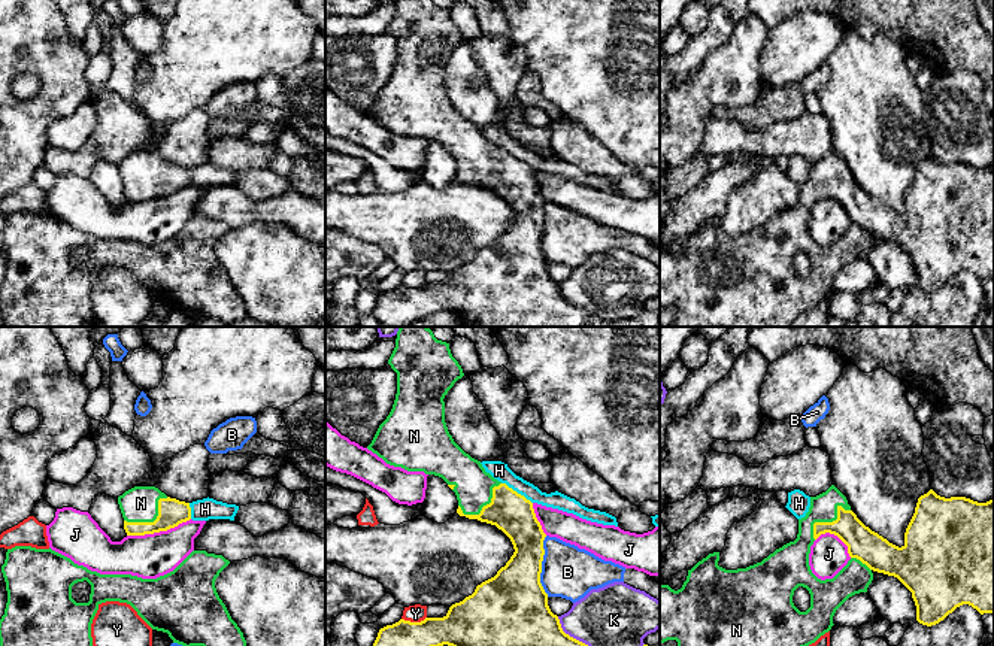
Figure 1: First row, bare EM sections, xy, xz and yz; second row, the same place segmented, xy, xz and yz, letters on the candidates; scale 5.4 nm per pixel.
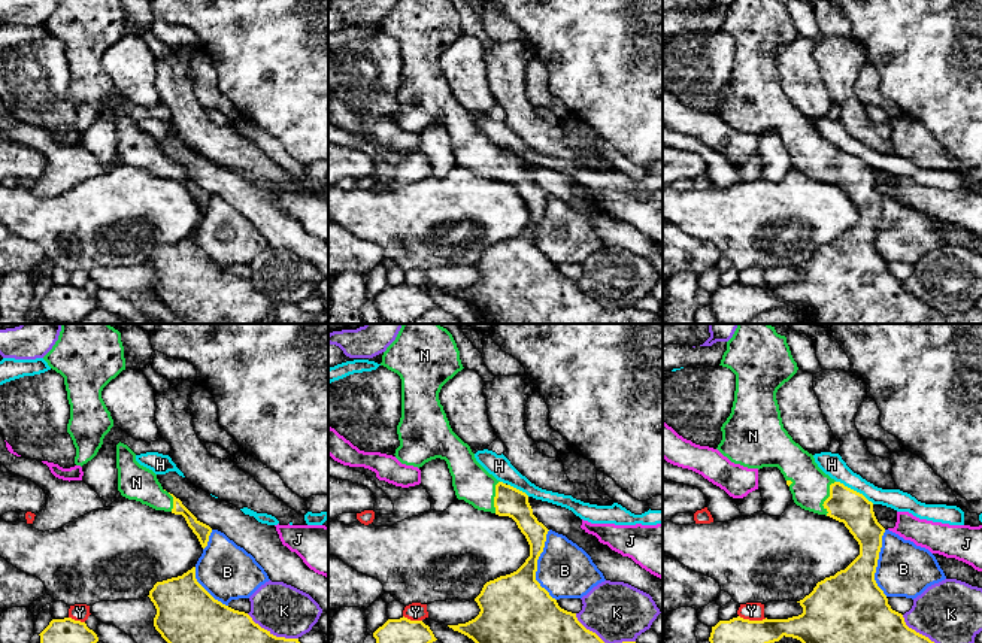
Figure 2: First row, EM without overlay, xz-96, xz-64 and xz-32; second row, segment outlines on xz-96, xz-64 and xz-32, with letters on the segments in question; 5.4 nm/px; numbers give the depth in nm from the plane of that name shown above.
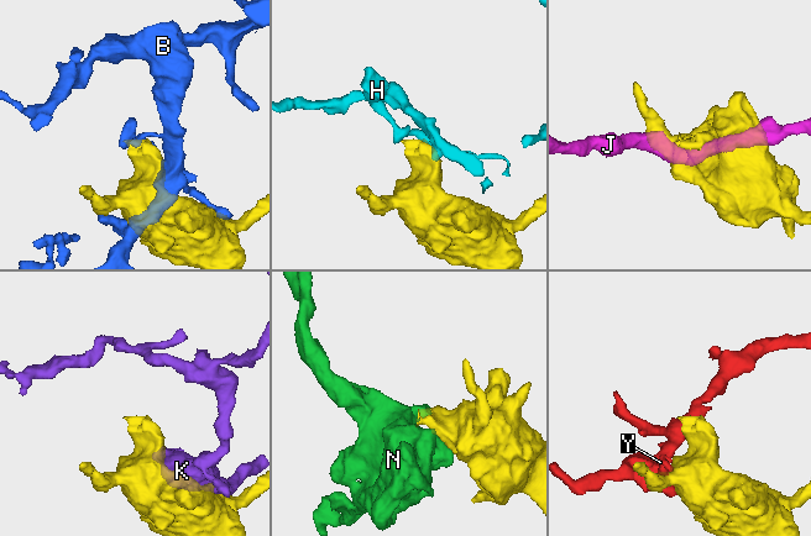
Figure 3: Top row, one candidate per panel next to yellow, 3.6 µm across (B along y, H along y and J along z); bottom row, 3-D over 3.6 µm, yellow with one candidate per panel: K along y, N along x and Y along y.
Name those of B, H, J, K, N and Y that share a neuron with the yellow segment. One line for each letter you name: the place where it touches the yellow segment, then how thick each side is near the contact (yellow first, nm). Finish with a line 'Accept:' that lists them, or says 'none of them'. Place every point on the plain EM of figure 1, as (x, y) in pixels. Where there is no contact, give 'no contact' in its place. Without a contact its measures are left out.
N: meets yellow in yz at (829, 188); 170 nm thick on the yellow side, 140 nm on the other
Accept: N

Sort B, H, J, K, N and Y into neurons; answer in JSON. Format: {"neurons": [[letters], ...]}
{"neurons": [["B"], ["H"], ["J"], ["K"], ["N"], ["Y"]]}

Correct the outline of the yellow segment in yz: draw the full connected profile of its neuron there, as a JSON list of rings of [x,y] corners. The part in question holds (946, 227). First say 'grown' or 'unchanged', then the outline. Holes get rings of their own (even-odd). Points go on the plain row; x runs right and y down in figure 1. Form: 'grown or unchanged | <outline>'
grown | [[[831,151],[825,158],[810,163],[809,178],[798,185],[794,207],[746,234],[725,236],[718,227],[719,218],[698,227],[688,236],[687,246],[678,257],[660,251],[660,309],[678,307],[670,327],[790,327],[801,313],[831,295],[836,276],[849,263],[867,258],[875,237],[897,243],[912,258],[916,286],[922,291],[939,289],[963,270],[972,272],[981,280],[994,279],[994,166],[978,169],[966,163],[945,164],[930,155],[918,164],[904,198],[904,210],[898,213],[866,192],[851,176],[846,163]],[[825,198],[837,201],[848,212],[851,225],[833,245],[821,246],[810,236],[809,219],[813,207]],[[798,252],[810,260],[810,273],[806,277],[800,277],[793,269]]]

